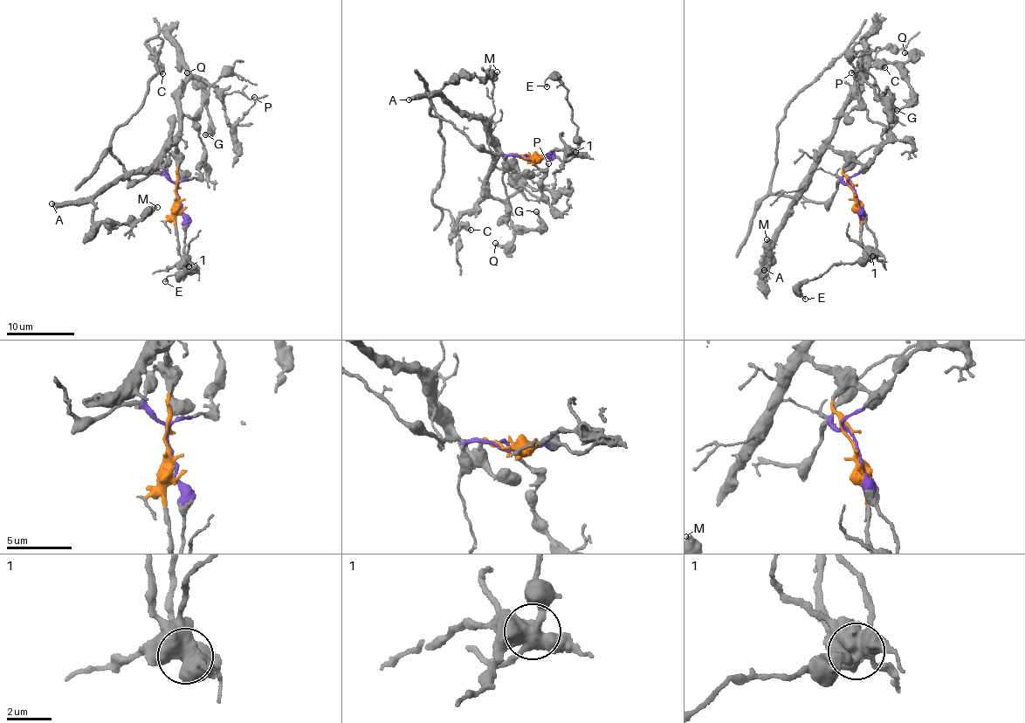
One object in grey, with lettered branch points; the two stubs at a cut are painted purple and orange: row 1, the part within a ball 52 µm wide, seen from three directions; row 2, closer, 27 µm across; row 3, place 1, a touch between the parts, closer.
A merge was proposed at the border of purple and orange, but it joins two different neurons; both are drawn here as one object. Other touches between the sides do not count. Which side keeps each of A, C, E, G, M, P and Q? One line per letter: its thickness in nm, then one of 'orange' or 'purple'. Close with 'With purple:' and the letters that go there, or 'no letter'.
A: 440 nm thick; orange
C: 500 nm thick; purple
E: 160 nm thick; purple
G: 300 nm thick; orange
M: 380 nm thick; orange
P: 140 nm thick; orange
Q: 240 nm thick; orange
With purple: C, E

